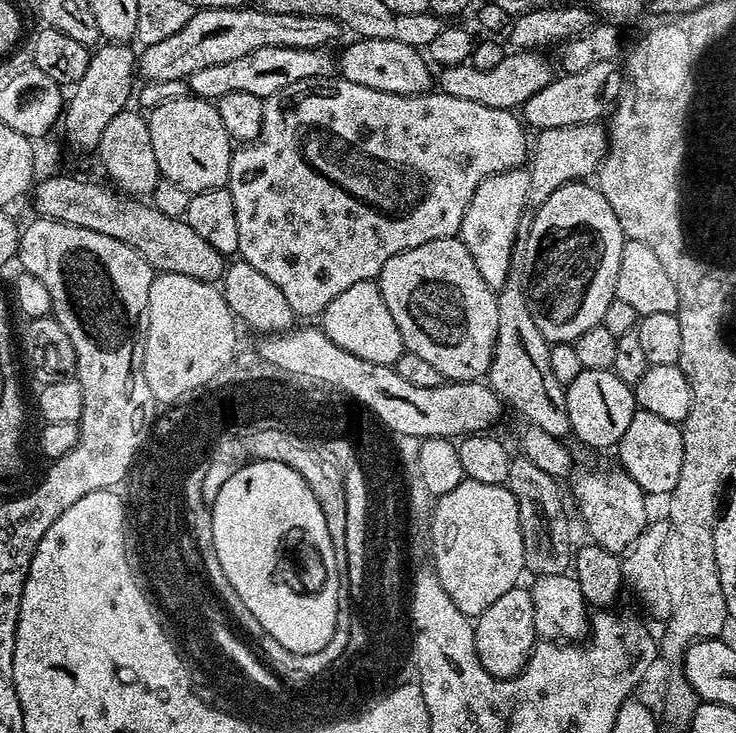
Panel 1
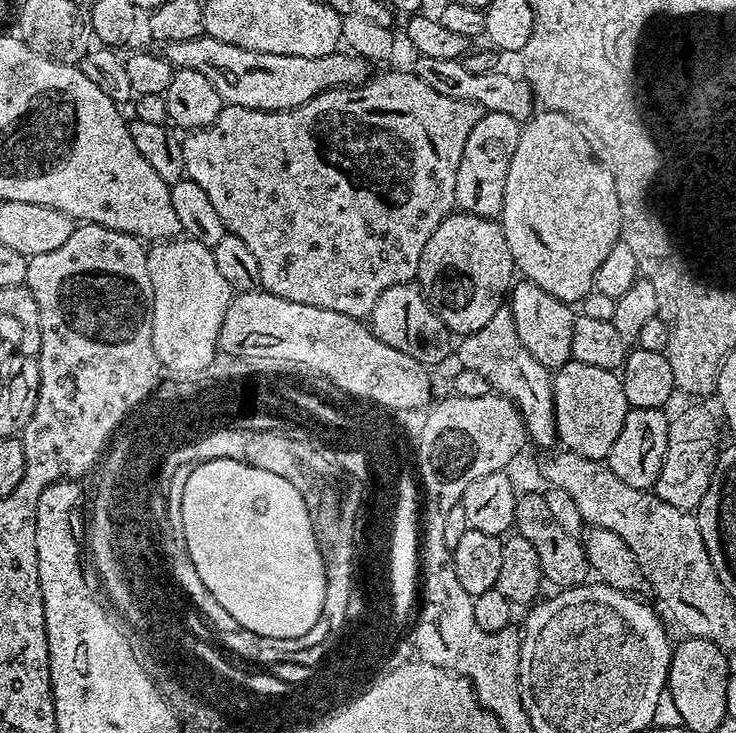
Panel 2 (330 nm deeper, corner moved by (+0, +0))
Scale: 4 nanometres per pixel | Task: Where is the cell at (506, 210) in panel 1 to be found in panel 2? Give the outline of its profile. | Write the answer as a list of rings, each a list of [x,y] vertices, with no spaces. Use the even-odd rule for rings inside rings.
[[[484,112],[481,115],[474,130],[470,130],[470,138],[466,138],[466,146],[462,150],[460,165],[456,170],[456,183],[451,199],[457,209],[473,216],[499,217],[504,208],[506,174],[520,141],[521,131],[521,125],[514,118],[510,118],[510,114]]]

